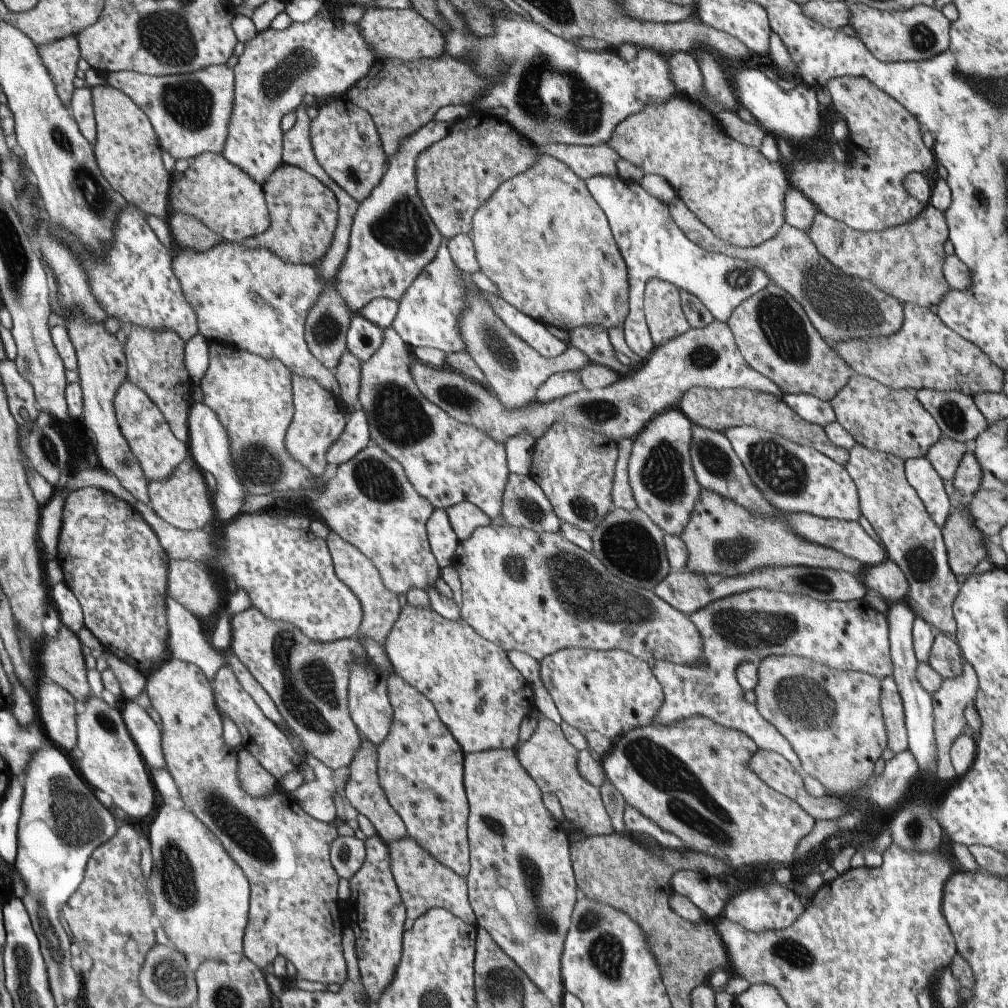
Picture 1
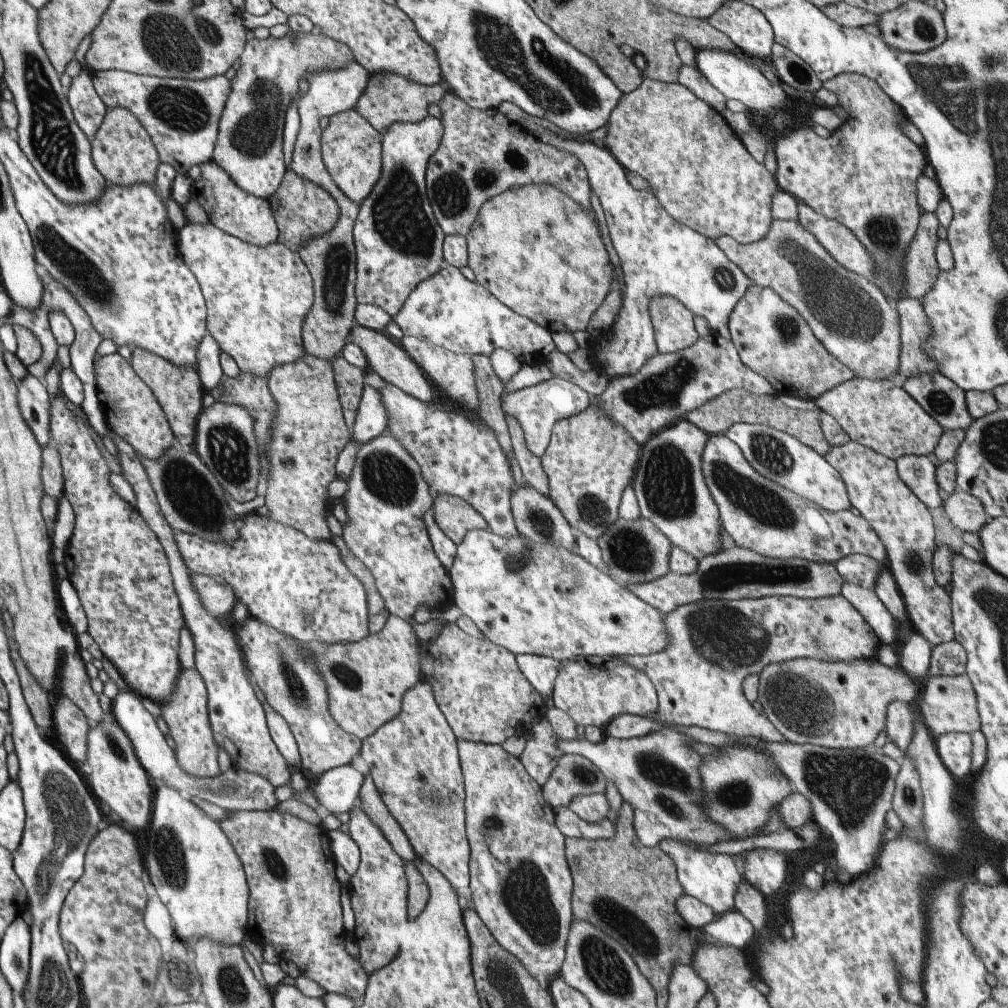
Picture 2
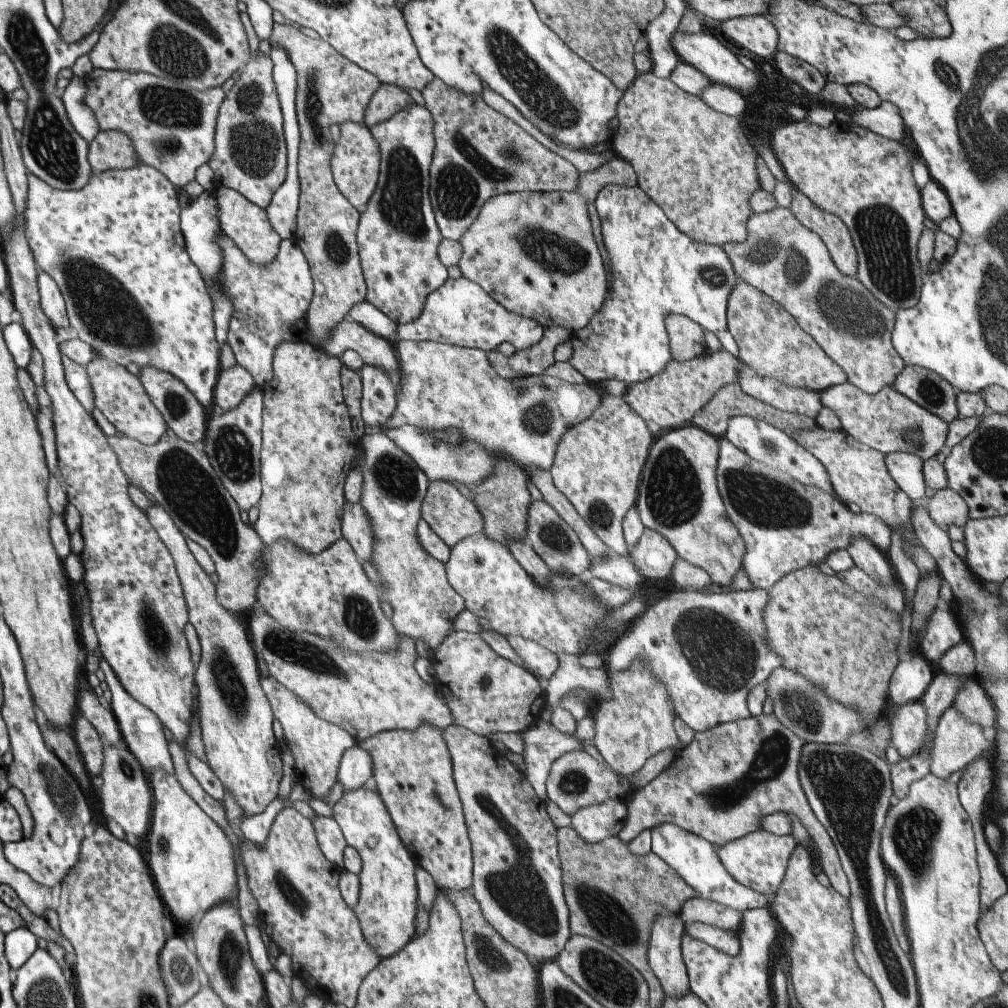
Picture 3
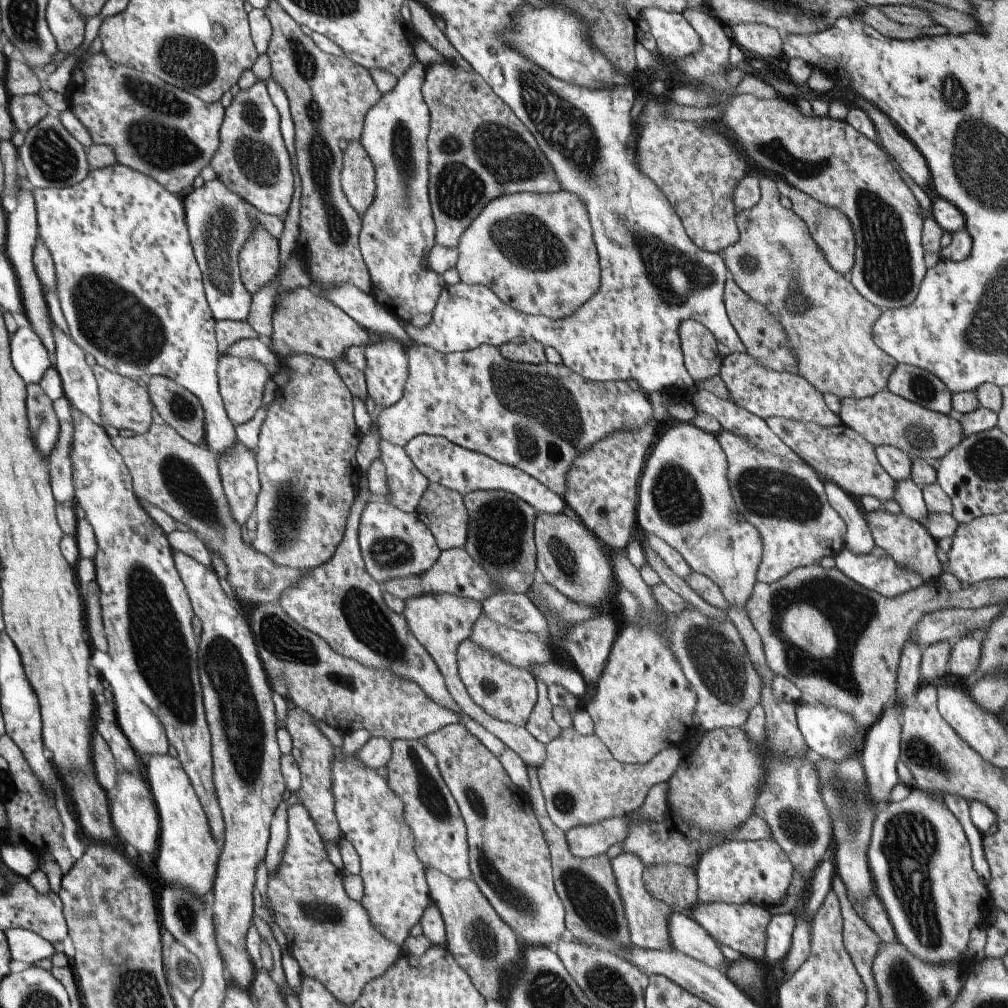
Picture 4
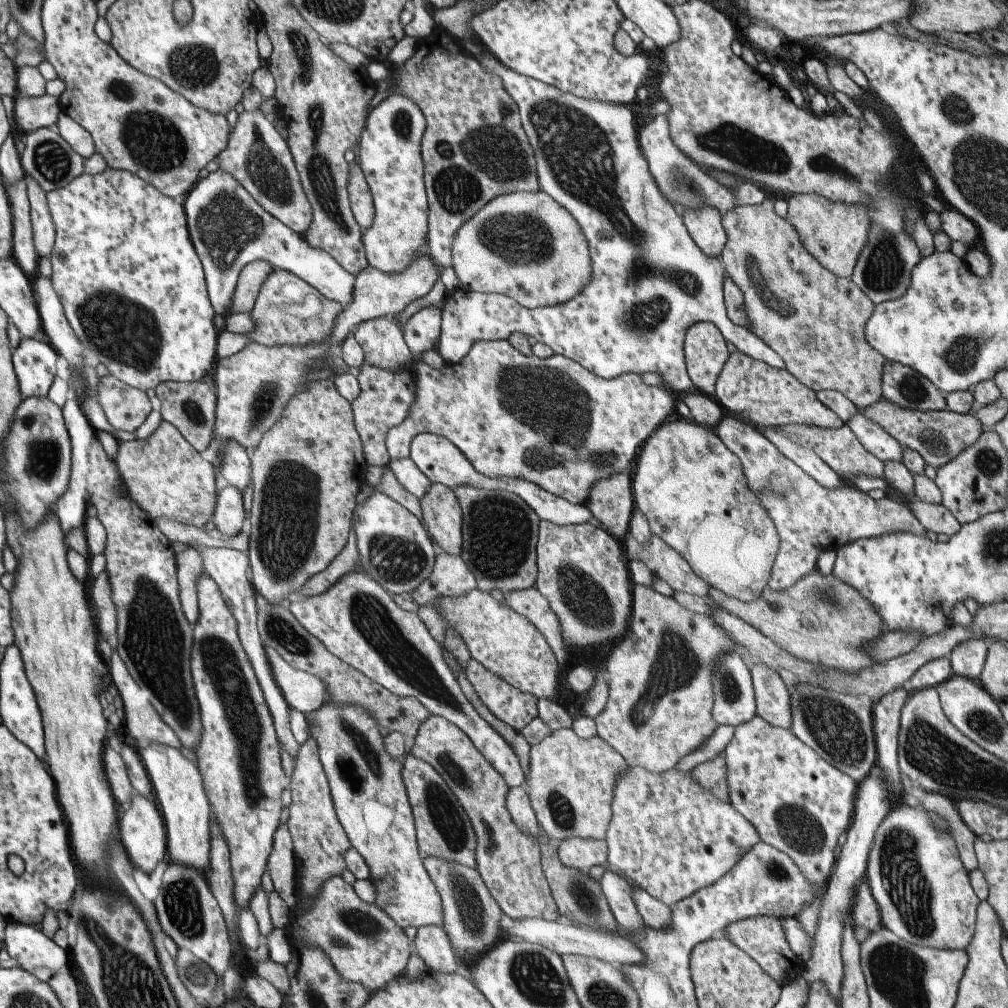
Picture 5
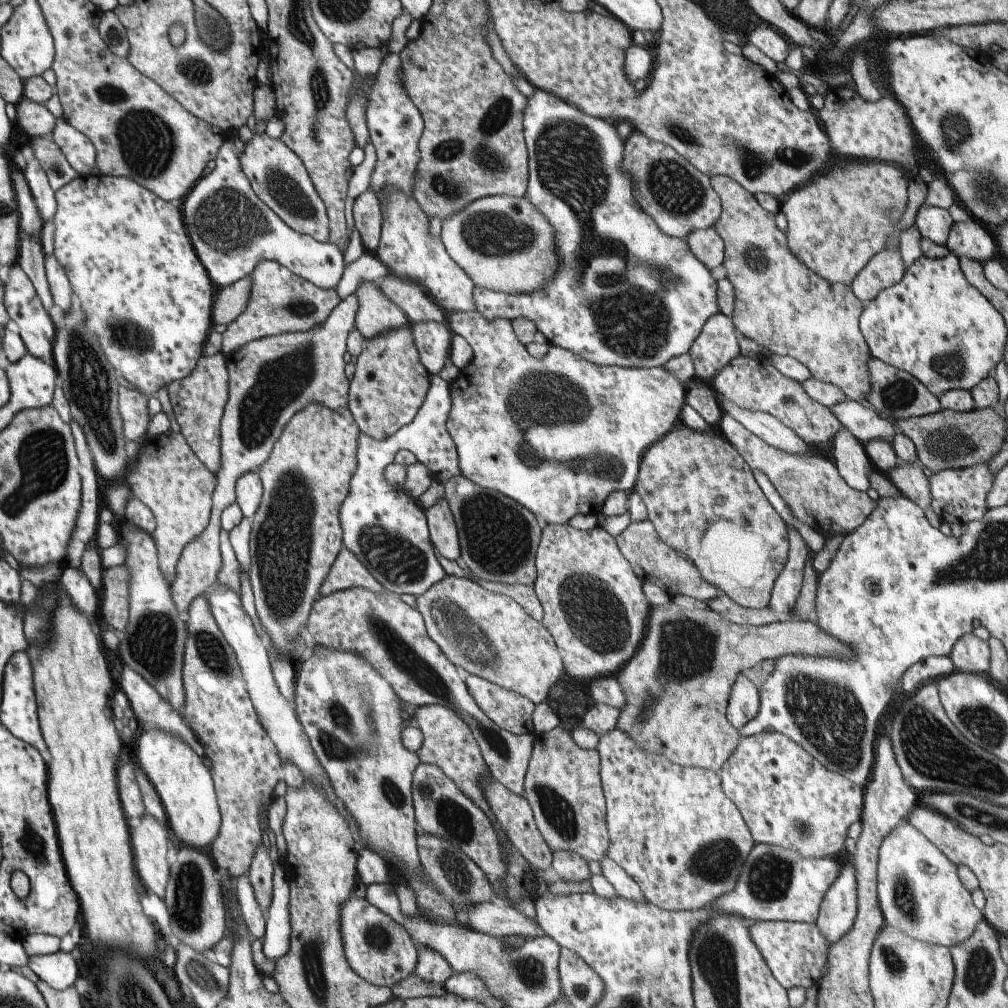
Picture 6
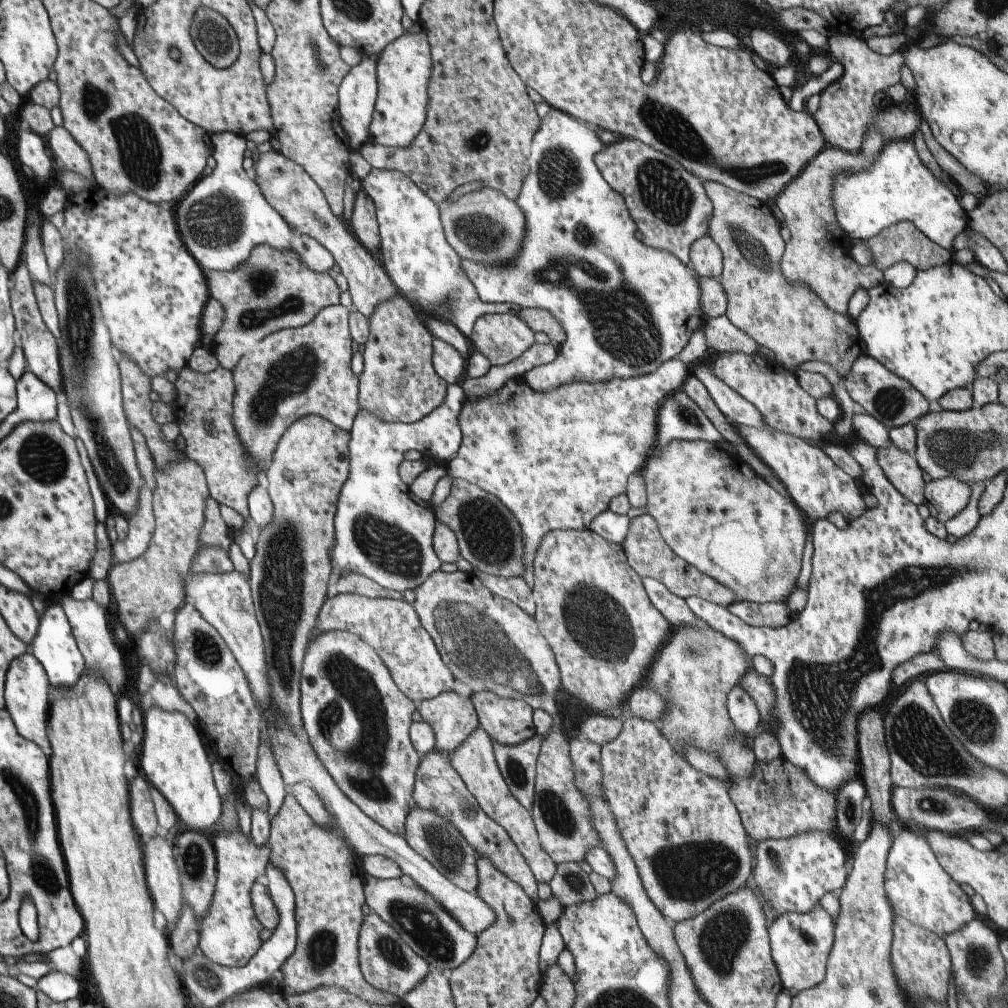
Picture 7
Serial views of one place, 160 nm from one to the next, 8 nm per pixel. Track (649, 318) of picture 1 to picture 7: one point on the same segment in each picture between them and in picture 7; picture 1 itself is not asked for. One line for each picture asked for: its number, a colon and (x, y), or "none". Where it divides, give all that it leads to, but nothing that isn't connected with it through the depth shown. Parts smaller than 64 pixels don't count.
2: (672, 324)
3: (685, 338)
4: (700, 358)
5: (705, 353)
6: (716, 344)
7: (720, 335)

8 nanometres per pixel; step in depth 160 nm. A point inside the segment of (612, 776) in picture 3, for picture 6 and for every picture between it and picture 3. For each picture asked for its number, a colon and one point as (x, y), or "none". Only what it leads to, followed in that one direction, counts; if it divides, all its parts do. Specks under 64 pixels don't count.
4: (581, 783)
5: (570, 781)
6: (561, 783)

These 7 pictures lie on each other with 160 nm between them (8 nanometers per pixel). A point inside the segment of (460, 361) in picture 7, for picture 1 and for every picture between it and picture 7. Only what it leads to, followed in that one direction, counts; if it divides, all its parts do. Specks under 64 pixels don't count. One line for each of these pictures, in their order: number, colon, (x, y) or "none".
1: (391, 237)
2: (397, 242)
3: (397, 238)
4: (396, 232)
5: (420, 332)
6: (431, 339)

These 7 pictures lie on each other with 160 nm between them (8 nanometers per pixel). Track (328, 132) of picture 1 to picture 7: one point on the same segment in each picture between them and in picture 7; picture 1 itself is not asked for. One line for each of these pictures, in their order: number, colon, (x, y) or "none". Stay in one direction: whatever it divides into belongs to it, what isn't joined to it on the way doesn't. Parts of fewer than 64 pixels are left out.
2: (350, 149)
3: (354, 161)
4: (356, 176)
5: (359, 196)
6: (366, 213)
7: (362, 224)

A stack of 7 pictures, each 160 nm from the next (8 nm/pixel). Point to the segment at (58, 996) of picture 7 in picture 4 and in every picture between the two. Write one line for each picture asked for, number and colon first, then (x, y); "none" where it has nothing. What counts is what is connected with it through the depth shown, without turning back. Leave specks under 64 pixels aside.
4: (26, 946)
5: (26, 944)
6: (57, 969)

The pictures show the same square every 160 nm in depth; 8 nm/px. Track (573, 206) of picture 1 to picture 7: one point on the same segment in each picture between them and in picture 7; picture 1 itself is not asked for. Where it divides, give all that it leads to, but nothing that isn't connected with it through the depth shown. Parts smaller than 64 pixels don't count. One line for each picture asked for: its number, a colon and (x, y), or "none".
2: (539, 253)
3: (533, 253)
4: (535, 251)
5: (524, 245)
6: (503, 243)
7: (483, 226)

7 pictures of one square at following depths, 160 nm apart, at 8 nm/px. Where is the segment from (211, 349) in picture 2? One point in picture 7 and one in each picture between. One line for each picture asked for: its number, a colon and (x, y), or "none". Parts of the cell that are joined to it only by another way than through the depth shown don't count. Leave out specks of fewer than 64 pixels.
3: (199, 224)
4: (218, 222)
5: (227, 228)
6: (230, 229)
7: (222, 216)

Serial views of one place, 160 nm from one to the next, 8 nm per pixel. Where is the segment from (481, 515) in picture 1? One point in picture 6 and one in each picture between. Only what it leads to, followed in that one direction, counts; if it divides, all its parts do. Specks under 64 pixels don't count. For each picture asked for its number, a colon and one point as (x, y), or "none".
2: (455, 518)
3: (451, 515)
4: (441, 510)
5: (440, 510)
6: (443, 534)

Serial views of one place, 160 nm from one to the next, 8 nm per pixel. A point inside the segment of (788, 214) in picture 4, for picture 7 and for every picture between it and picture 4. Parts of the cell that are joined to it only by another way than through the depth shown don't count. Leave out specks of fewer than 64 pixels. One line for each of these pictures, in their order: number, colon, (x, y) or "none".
5: (813, 320)
6: (787, 309)
7: (789, 319)

